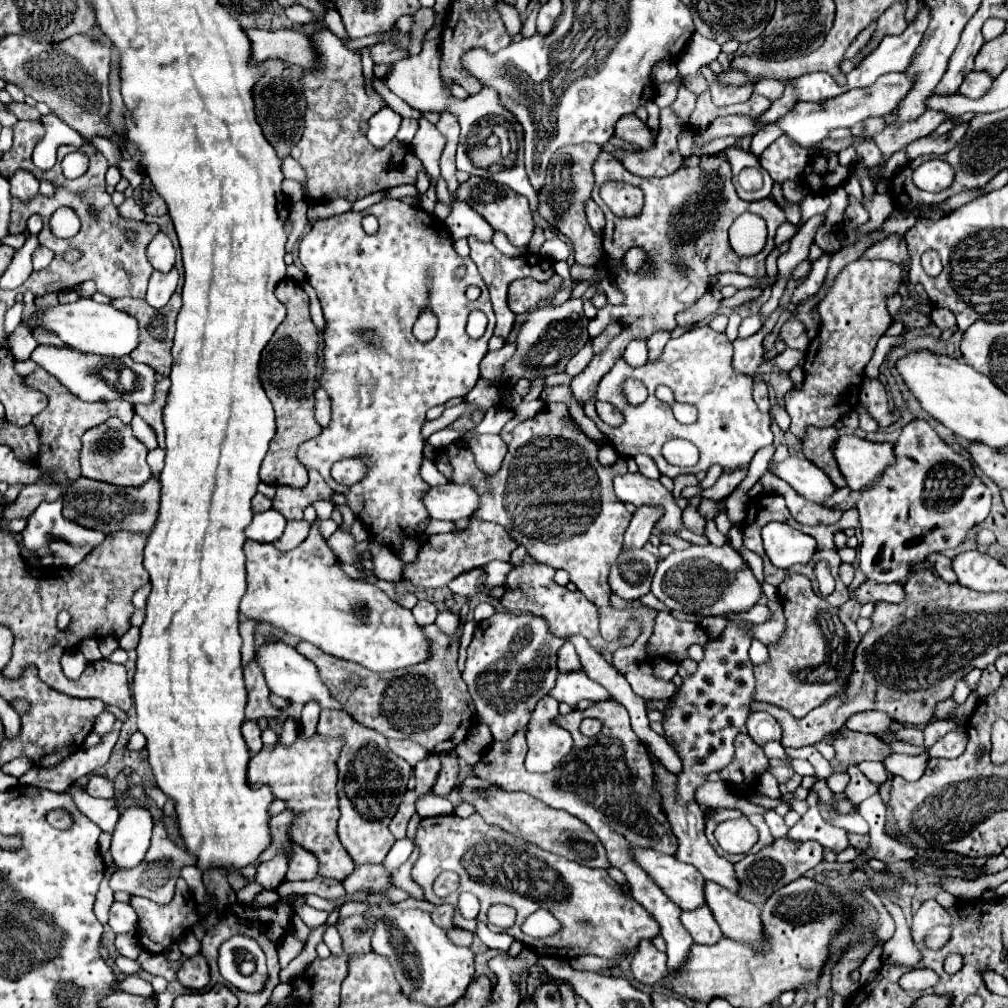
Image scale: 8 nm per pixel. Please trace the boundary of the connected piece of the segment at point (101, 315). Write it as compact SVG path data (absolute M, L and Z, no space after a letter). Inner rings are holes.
M79 298L73 304L57 304L47 308L37 308L37 316L23 320L21 324L29 330L41 328L47 332L53 332L59 336L59 340L79 352L91 352L111 358L121 358L129 354L137 346L137 322L133 322L133 316L115 310L111 304L97 304L89 298Z

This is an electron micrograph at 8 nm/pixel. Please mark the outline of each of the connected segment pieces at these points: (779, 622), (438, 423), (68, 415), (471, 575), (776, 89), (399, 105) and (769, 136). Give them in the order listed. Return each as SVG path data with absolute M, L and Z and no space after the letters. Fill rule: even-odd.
M769 602L767 606L773 610L773 618L765 624L755 626L753 632L759 642L763 642L765 646L771 646L771 644L777 644L785 636L785 616L783 616L781 602Z
M463 400L461 404L457 404L457 406L451 406L451 408L445 408L445 412L437 418L437 420L431 420L431 422L425 422L425 428L423 428L423 436L425 438L429 438L433 432L437 432L437 430L443 430L443 428L447 428L451 422L455 422L465 410L469 410L471 406L475 406L475 404L471 404L471 402L467 402L467 400Z
M41 366L33 374L25 376L25 384L29 388L43 392L49 400L47 408L33 418L33 424L41 432L41 444L43 444L39 466L41 468L61 468L61 470L65 470L69 480L75 480L77 476L81 476L81 472L77 468L77 452L81 450L81 436L85 430L89 430L91 426L103 424L109 416L119 416L125 424L129 424L133 418L133 404L129 404L125 400L85 402L85 400L73 396L71 392L67 392L67 388L57 378L53 378L49 372L45 372Z
M475 568L475 570L469 570L465 572L463 576L457 576L457 580L451 580L449 582L449 588L453 594L461 594L465 598L473 598L479 594L479 588L477 588L477 582L479 578L485 574L483 568Z
M761 80L761 82L753 84L753 92L769 98L771 102L775 102L777 98L783 96L783 88L785 88L785 86L783 86L779 80Z
M373 76L372 84L375 90L377 90L381 97L386 101L388 106L401 115L402 118L414 118L418 120L422 116L421 112L411 108L401 98L393 94L377 77Z
M757 132L757 136L753 136L753 140L751 140L751 152L755 156L759 156L779 136L781 136L781 132Z

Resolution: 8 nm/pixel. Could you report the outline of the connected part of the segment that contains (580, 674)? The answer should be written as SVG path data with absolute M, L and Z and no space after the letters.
M583 670L559 672L549 696L553 696L557 702L567 702L569 706L577 706L581 700L601 702L611 698L609 692L601 684L593 682Z

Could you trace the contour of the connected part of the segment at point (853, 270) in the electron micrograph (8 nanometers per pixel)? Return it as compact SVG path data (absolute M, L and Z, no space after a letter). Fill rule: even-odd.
M887 260L851 262L835 278L827 296L819 302L821 326L805 354L805 380L801 390L785 394L785 408L791 416L791 432L805 438L809 426L829 428L855 410L863 372L875 352L877 340L891 326L887 298L899 290L901 268Z

